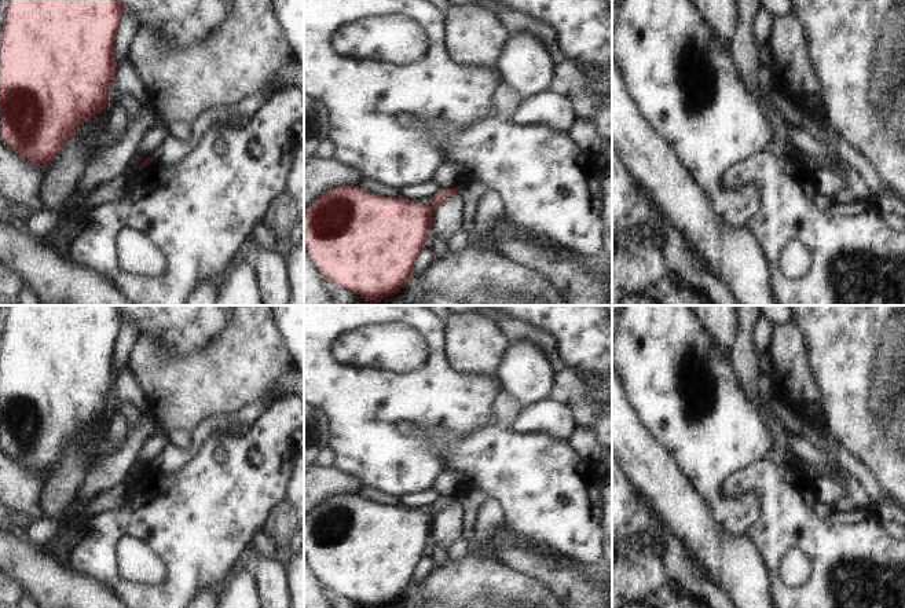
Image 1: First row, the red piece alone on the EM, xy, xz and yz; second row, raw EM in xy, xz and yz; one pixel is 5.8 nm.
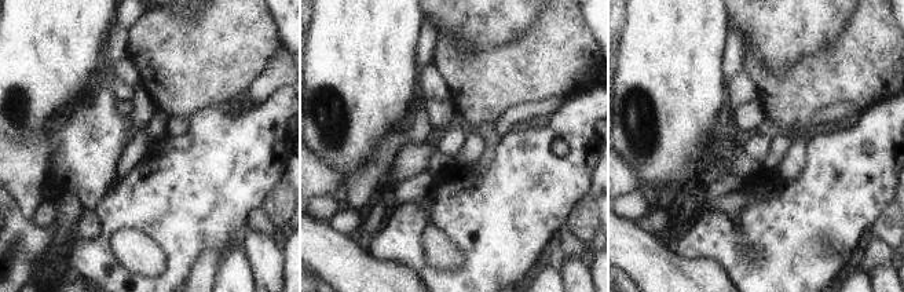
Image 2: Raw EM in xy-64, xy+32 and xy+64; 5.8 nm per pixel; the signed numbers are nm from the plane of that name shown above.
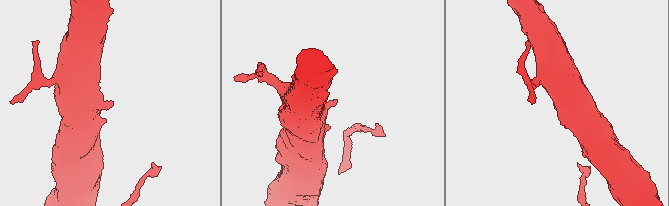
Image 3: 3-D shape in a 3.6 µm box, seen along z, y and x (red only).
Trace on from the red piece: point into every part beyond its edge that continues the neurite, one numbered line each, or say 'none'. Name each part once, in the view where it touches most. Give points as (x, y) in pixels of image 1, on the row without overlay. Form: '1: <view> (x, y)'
none

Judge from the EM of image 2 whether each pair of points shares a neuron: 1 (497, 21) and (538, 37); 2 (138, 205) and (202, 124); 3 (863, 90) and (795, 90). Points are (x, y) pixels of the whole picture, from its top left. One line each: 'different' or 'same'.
1: different
2: same
3: same

